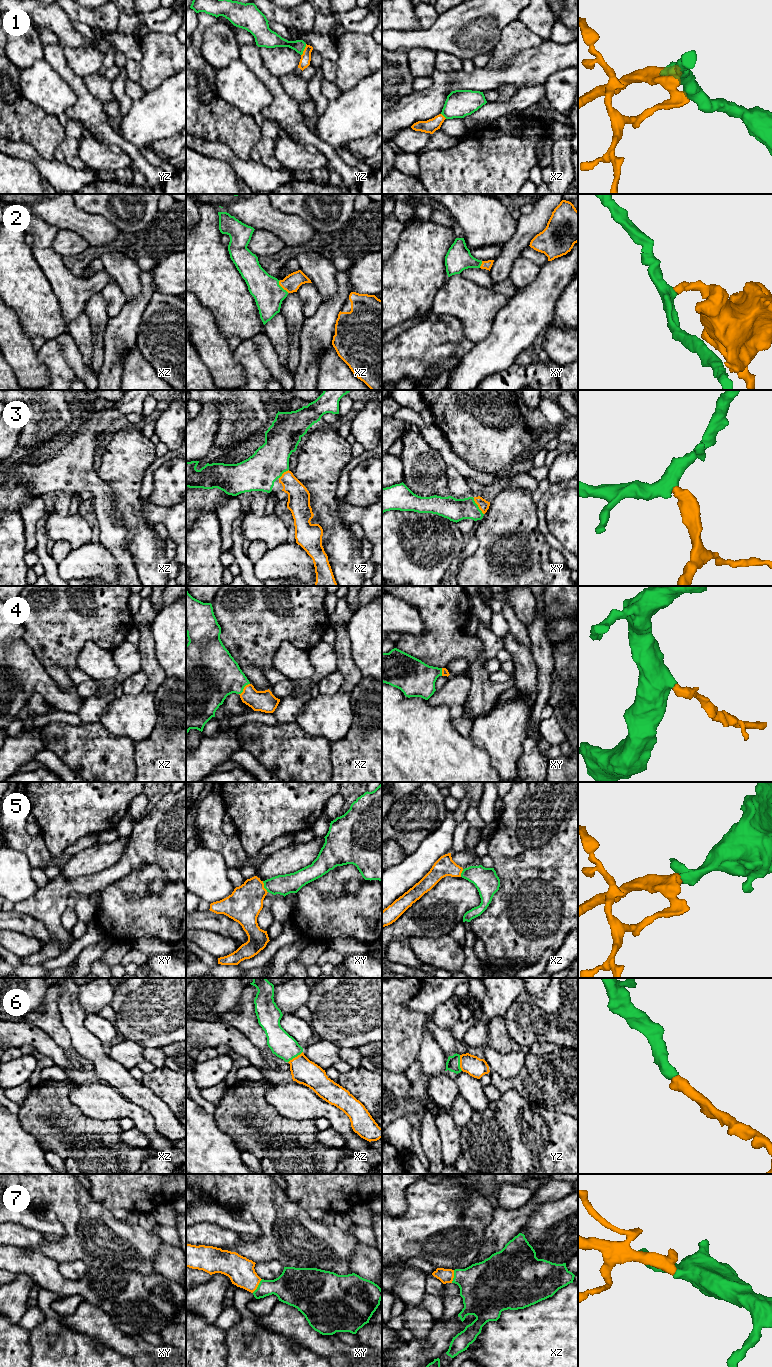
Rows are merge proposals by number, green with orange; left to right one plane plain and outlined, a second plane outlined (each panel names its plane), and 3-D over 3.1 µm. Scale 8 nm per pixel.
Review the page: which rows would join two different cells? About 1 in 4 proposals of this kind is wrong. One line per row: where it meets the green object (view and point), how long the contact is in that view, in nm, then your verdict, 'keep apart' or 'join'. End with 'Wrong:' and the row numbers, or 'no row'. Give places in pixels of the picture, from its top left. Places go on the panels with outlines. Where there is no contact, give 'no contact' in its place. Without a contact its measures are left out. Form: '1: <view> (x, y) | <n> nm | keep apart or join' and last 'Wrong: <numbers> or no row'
1: yz (303, 50) | 100 nm | keep apart
2: xz (281, 287) | 130 nm | join
3: xy (477, 506) | 160 nm | join
4: xz (243, 688) | 130 nm | join
5: xy (264, 887) | 100 nm | join
6: yz (459, 1063) | 130 nm | join
7: xy (258, 1286) | 140 nm | join
Wrong: 1

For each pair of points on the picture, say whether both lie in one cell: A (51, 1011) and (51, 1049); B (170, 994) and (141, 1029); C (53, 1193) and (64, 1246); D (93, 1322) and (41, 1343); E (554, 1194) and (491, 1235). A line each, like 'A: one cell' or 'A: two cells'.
A: two cells
B: one cell
C: one cell
D: two cells
E: one cell

